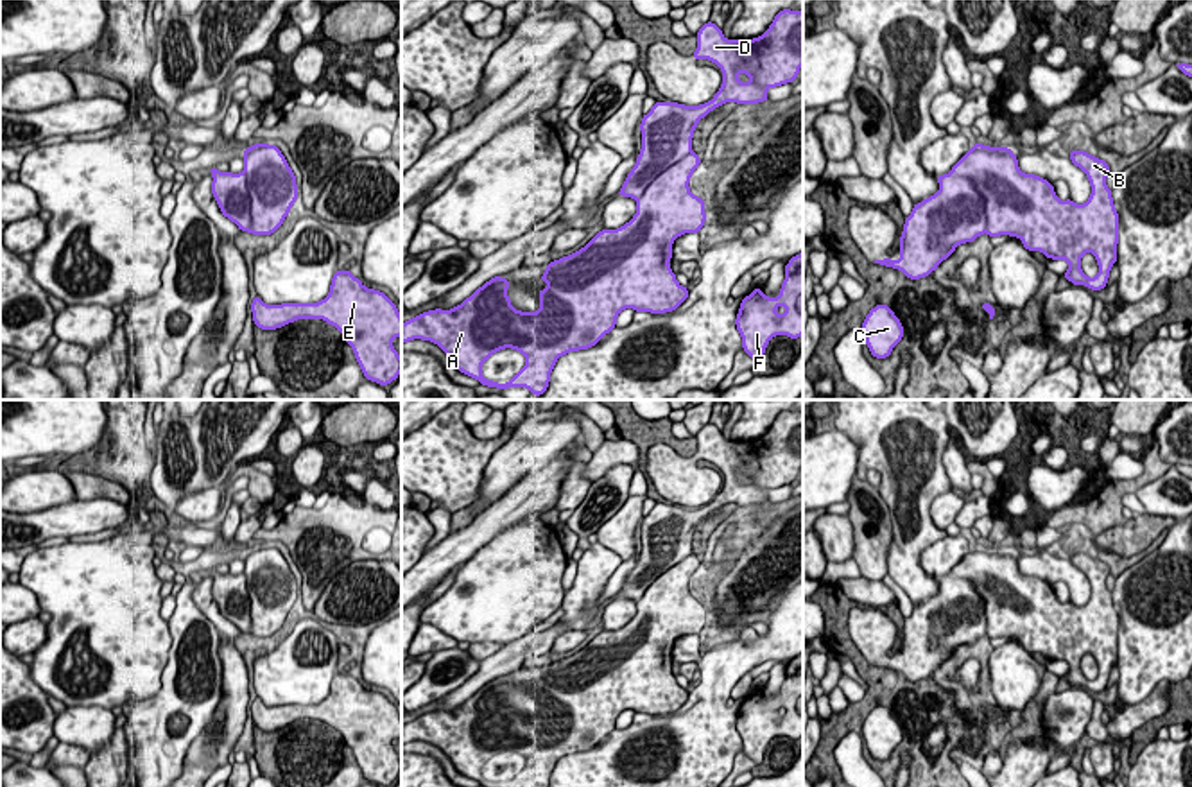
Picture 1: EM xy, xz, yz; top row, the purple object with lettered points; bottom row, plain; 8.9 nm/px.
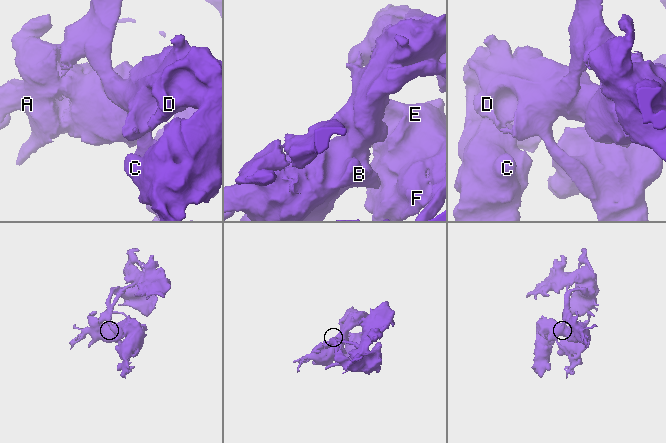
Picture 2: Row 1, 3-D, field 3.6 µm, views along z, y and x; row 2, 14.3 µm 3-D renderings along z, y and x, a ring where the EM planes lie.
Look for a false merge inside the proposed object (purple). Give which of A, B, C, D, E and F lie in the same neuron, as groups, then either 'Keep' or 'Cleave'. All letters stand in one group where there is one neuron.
Groups: A B C D E F. Keep

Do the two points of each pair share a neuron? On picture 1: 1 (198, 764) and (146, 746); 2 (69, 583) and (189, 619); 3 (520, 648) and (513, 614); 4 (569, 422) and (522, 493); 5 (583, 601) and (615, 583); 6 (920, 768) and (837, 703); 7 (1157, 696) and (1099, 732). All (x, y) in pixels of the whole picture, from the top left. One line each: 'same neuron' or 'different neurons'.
1: different neurons
2: different neurons
3: different neurons
4: different neurons
5: different neurons
6: different neurons
7: same neuron

